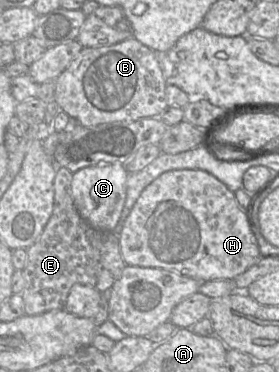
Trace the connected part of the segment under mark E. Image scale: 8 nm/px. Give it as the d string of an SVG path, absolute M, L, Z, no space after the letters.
M57 167L53 212L40 237L26 249L27 262L22 270L25 286L20 294L26 315L64 309L74 284L90 285L100 292L109 290L126 266L117 233L97 230L79 215L71 195L72 177L67 168Z

